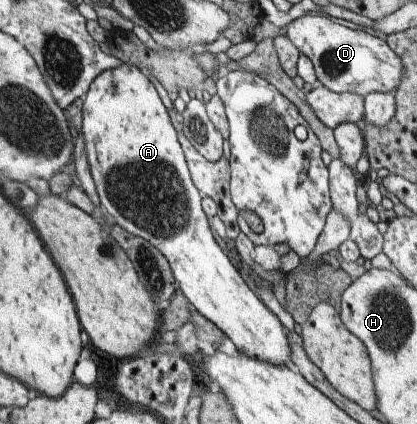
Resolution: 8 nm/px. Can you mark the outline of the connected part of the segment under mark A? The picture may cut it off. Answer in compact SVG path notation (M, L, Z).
M133 64L102 71L93 80L84 97L81 133L85 136L88 164L100 205L115 217L118 226L149 241L169 260L178 289L185 294L191 307L217 325L241 354L274 366L292 366L288 330L247 286L213 236L201 207L203 196L191 181L183 148L167 111L155 84Z

